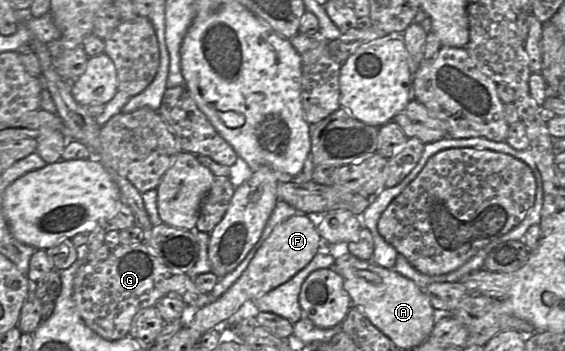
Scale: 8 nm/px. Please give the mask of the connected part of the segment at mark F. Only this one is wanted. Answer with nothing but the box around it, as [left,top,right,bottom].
[188,215,322,335]

